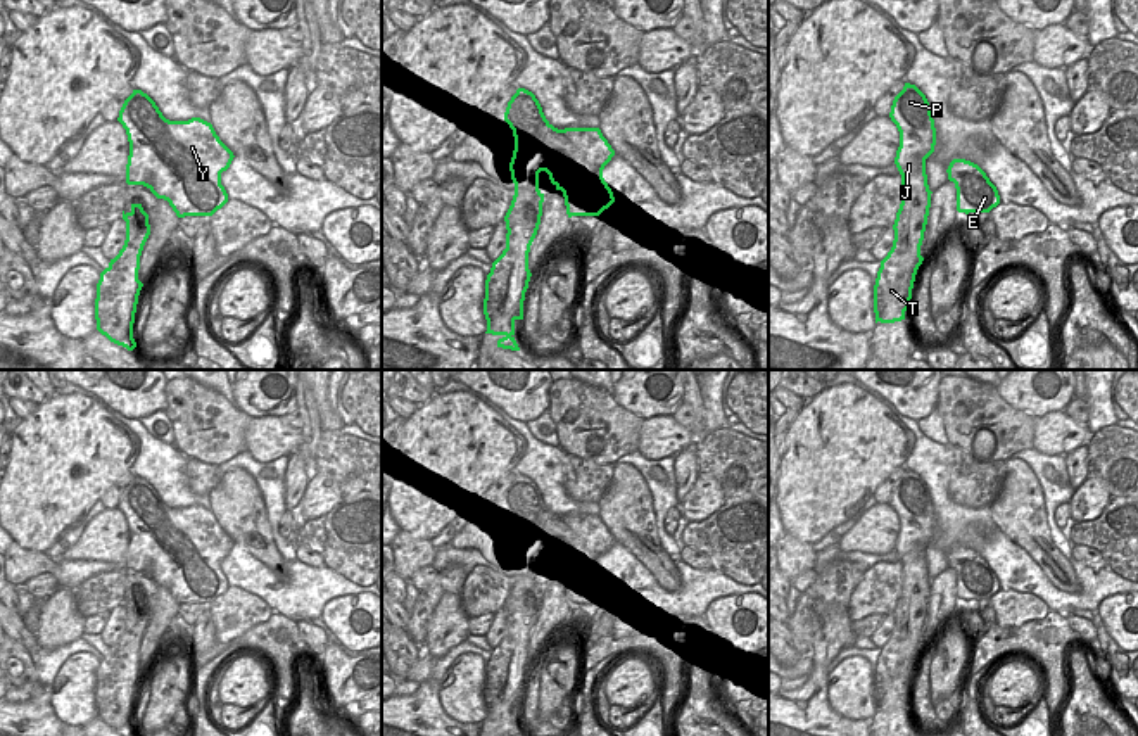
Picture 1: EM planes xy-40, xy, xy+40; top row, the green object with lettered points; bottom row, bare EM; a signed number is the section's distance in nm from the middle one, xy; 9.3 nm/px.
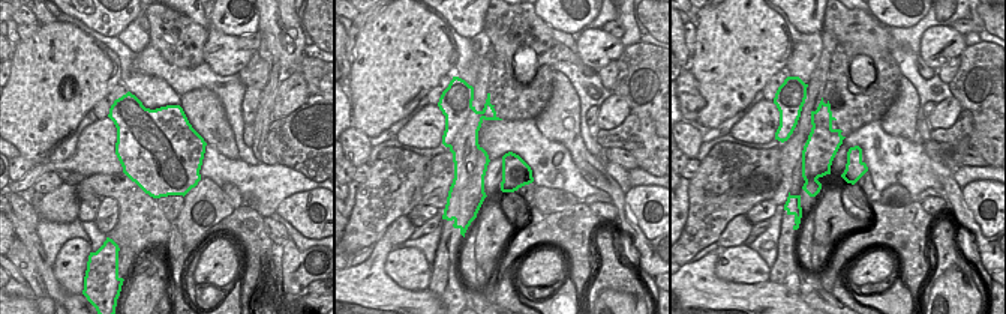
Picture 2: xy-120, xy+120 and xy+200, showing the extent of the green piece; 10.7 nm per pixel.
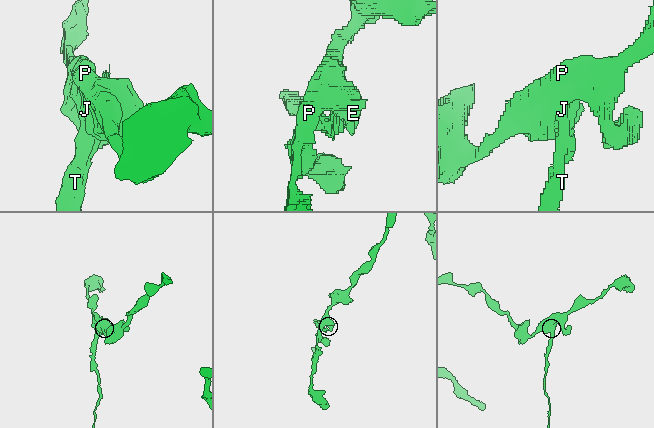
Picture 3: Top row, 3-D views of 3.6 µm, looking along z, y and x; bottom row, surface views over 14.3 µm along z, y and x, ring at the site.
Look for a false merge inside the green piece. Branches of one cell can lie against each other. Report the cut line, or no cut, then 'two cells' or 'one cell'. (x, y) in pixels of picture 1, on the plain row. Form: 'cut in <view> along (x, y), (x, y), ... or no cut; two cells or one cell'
cut in xy along (541, 596), (517, 596), (506, 603); two cells

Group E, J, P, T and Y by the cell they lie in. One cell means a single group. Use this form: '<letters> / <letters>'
E J P Y / T

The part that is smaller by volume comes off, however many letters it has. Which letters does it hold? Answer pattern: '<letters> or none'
T

